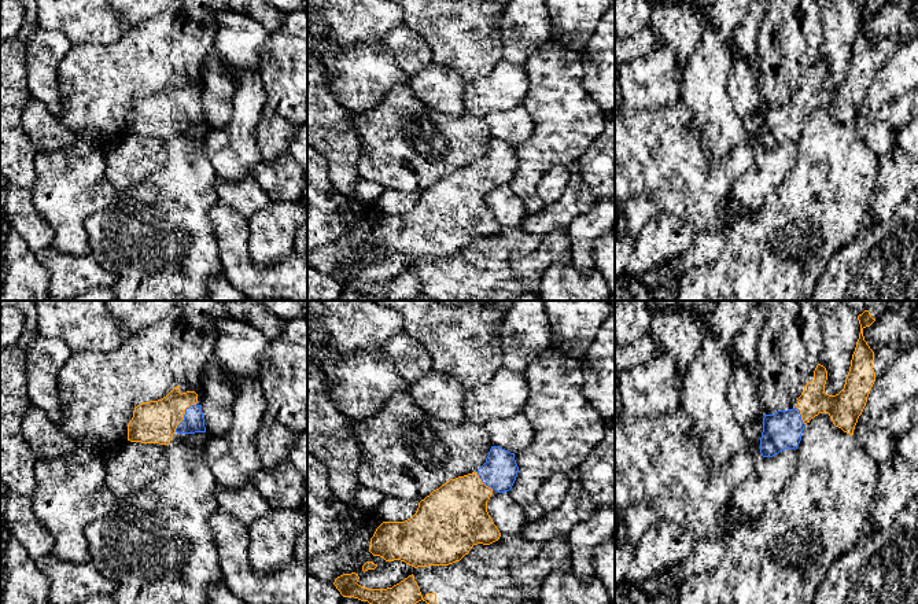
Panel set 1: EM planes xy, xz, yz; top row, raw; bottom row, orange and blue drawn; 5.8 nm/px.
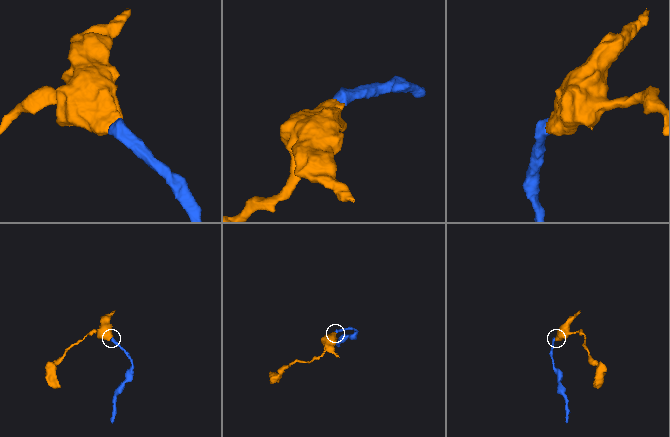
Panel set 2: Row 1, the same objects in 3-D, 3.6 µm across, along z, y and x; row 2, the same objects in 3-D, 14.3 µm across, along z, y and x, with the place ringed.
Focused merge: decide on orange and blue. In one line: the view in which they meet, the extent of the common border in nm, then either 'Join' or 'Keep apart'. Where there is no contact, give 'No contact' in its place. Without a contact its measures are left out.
Touches orange in xy. Shared border 200 nm. Join

